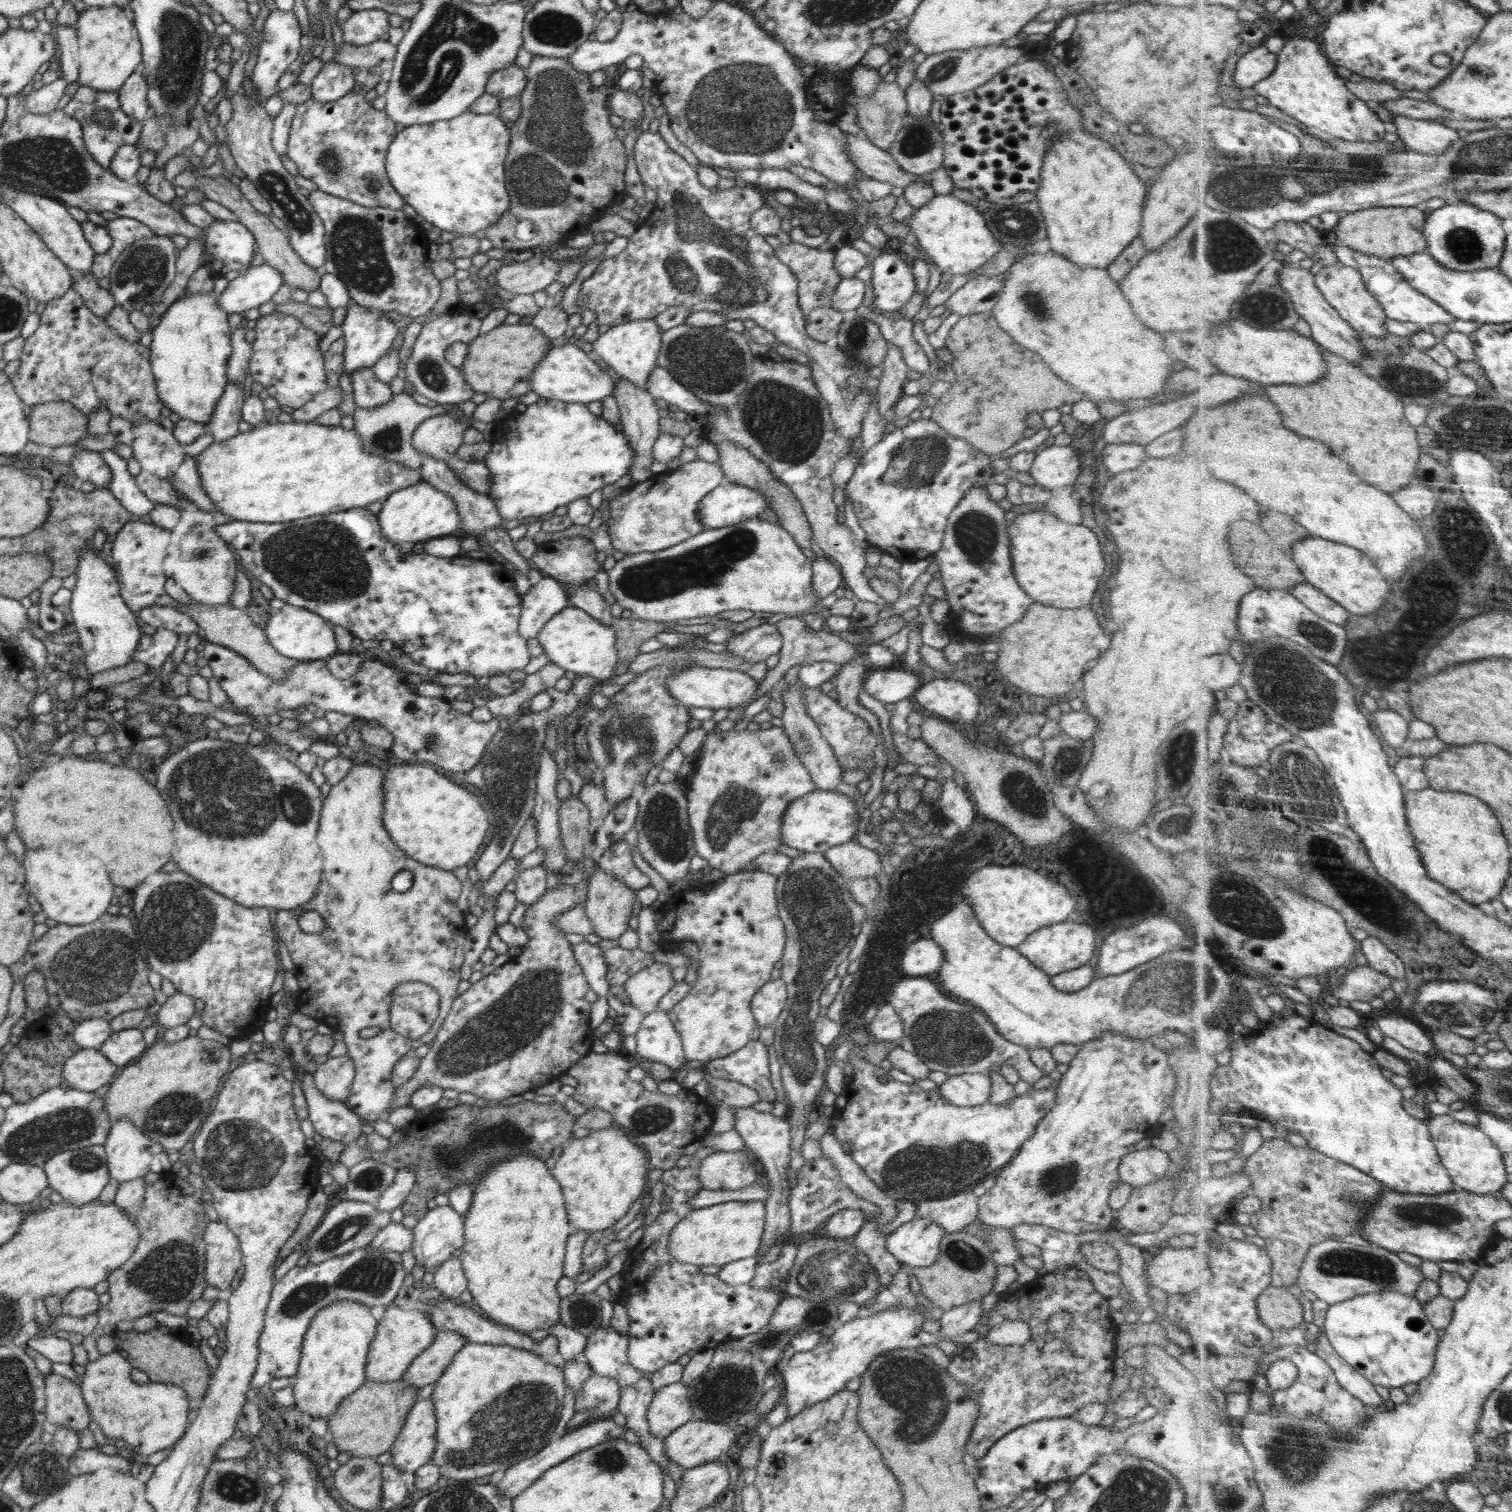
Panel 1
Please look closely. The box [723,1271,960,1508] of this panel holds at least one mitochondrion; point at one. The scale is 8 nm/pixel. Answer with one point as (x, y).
(919, 1395)

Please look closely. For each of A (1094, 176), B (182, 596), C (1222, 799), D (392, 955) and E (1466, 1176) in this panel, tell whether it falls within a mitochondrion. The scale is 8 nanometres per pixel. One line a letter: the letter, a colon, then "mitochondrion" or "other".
A: other
B: other
C: other
D: mitochondrion
E: other

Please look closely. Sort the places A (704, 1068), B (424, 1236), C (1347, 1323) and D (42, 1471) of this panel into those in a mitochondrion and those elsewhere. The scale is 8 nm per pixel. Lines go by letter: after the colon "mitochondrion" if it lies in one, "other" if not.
A: other
B: other
C: other
D: mitochondrion

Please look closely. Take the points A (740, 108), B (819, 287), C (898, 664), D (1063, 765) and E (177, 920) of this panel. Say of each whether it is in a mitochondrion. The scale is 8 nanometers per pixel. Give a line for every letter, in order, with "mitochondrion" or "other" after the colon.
A: mitochondrion
B: mitochondrion
C: other
D: mitochondrion
E: mitochondrion

